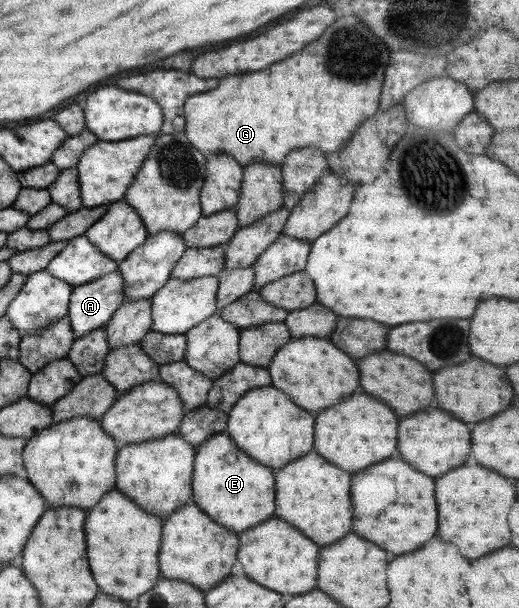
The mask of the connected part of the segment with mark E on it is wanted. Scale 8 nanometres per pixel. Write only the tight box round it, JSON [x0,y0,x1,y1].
[190,432,274,534]

